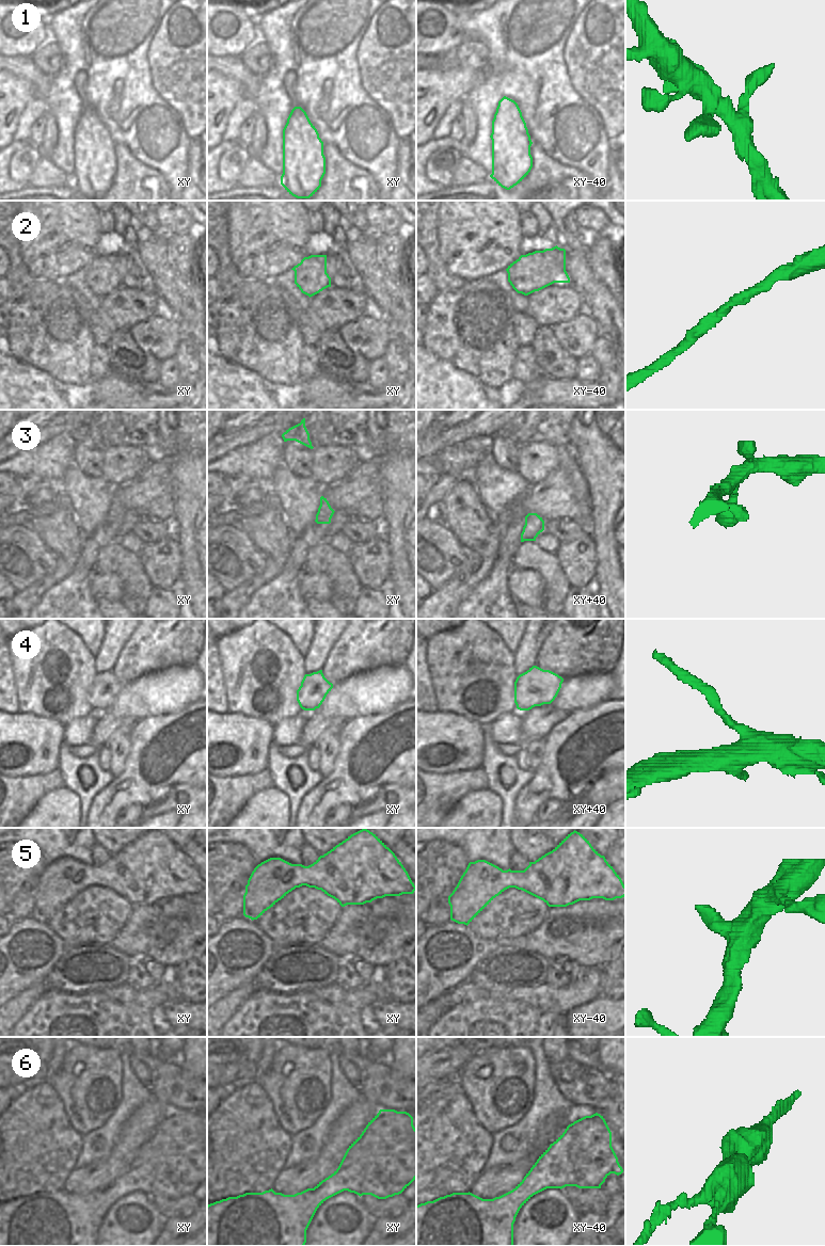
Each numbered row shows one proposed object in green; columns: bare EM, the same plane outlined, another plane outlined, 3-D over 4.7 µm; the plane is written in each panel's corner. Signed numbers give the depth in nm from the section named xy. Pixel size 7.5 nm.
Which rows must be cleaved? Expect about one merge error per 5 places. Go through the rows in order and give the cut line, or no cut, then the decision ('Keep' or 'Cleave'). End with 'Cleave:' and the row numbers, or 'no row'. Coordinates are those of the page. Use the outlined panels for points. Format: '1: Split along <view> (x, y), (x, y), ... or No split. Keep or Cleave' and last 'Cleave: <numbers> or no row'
1: No split. Keep
2: No split. Keep
3: No split. Keep
4: Split along xy (308, 674), (315, 682), (316, 707). Cleave
5: No split. Keep
6: No split. Keep
Cleave: 4.

